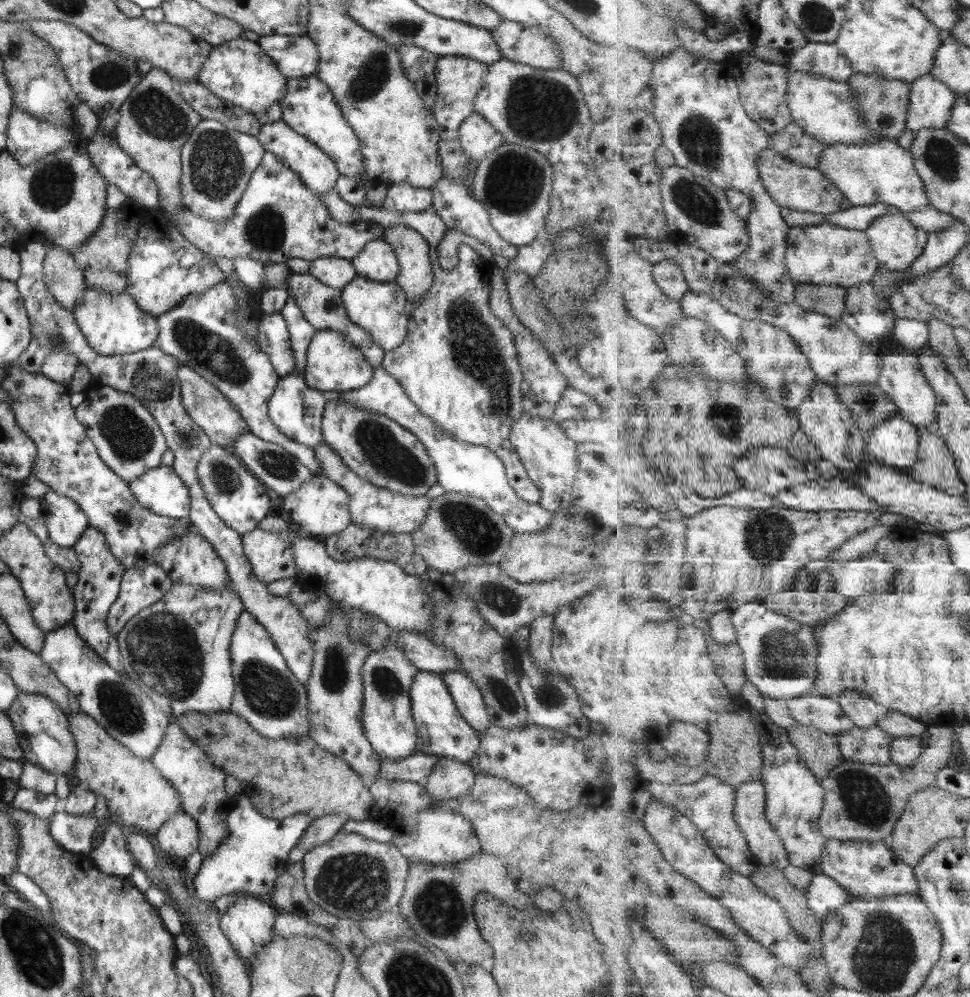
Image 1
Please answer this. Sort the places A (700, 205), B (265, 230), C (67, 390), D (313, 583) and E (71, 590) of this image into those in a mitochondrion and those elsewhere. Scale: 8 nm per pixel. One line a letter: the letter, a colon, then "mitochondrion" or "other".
A: mitochondrion
B: mitochondrion
C: other
D: other
E: other

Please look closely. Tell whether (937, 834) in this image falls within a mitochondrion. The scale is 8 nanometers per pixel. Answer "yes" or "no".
no

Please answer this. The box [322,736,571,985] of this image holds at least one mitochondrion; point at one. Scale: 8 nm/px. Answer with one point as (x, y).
(438, 908)

